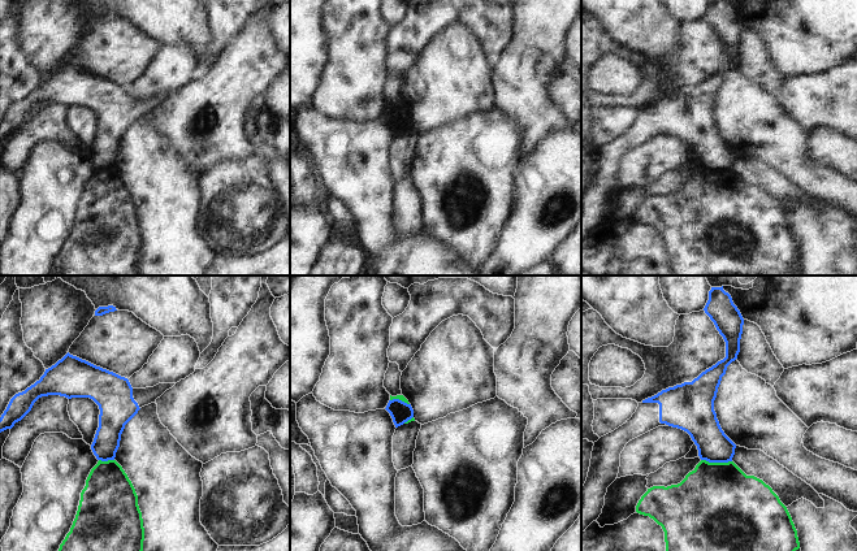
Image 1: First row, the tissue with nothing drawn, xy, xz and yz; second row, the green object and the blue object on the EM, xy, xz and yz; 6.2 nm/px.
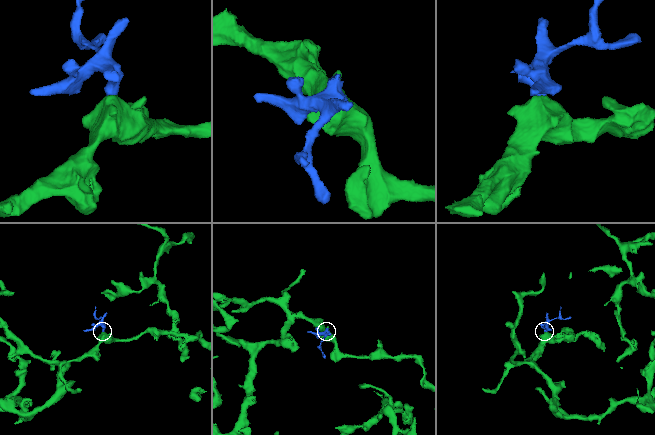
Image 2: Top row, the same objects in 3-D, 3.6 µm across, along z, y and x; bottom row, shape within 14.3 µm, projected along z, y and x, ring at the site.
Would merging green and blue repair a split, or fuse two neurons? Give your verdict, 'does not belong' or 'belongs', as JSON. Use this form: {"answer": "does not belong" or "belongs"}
{"answer": "does not belong"}

